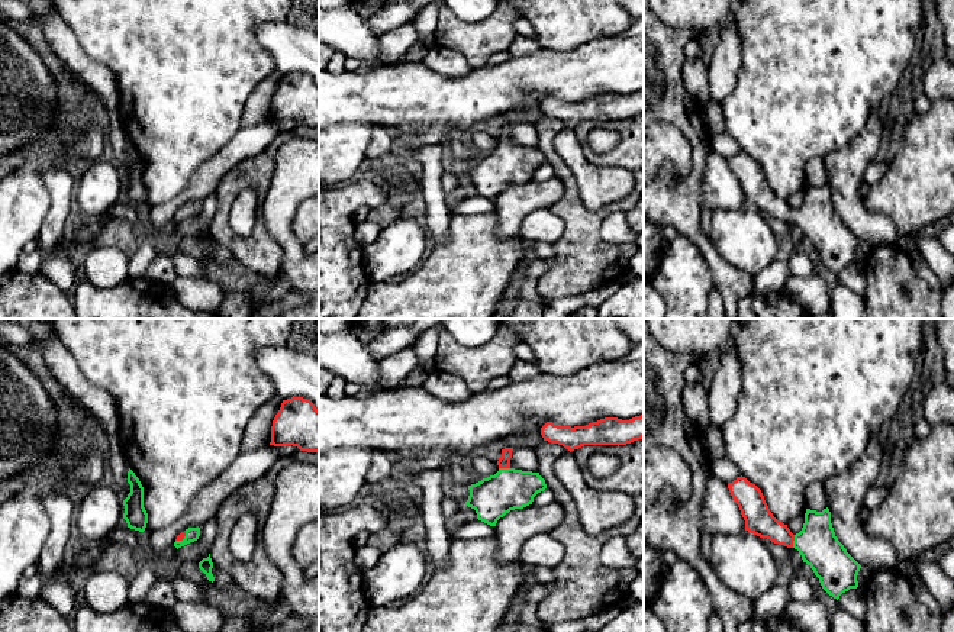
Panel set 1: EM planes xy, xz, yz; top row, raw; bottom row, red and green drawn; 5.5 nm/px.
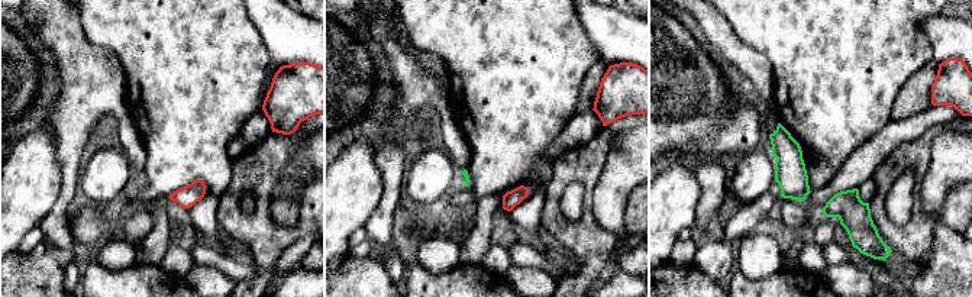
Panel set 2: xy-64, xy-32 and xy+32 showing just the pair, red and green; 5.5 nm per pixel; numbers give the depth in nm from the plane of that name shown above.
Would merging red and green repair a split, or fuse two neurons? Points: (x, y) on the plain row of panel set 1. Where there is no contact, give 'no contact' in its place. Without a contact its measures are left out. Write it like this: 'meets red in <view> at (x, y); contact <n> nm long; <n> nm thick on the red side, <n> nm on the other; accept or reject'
meets red in yz at (793, 215); contact 70 nm long; 160 nm thick on the red side, 220 nm on the other; accept

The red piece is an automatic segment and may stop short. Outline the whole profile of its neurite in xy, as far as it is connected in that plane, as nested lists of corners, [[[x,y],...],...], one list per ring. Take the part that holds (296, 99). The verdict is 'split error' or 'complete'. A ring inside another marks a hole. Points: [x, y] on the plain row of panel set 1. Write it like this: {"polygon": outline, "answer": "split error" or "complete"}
{"polygon": [[[303,72],[283,75],[273,96],[270,120],[319,128],[319,86],[315,80]]], "answer": "complete"}

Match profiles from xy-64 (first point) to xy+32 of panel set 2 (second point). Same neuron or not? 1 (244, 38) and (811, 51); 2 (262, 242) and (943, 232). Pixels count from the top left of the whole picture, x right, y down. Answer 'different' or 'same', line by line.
1: same
2: different

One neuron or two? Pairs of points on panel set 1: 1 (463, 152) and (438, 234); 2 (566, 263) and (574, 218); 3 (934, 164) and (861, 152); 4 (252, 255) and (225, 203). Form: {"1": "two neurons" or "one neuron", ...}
{"1": "one neuron", "2": "one neuron", "3": "two neurons", "4": "one neuron"}

